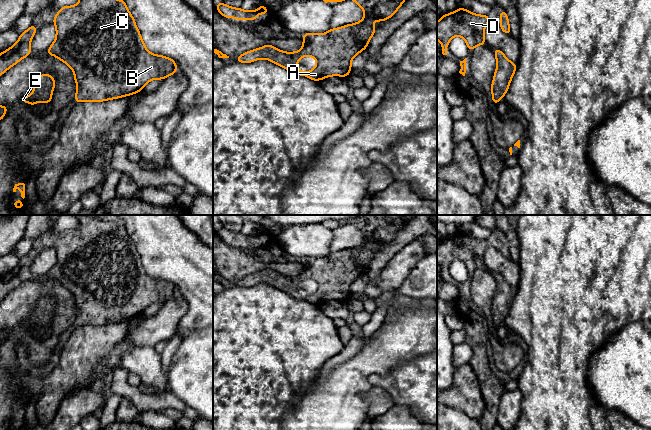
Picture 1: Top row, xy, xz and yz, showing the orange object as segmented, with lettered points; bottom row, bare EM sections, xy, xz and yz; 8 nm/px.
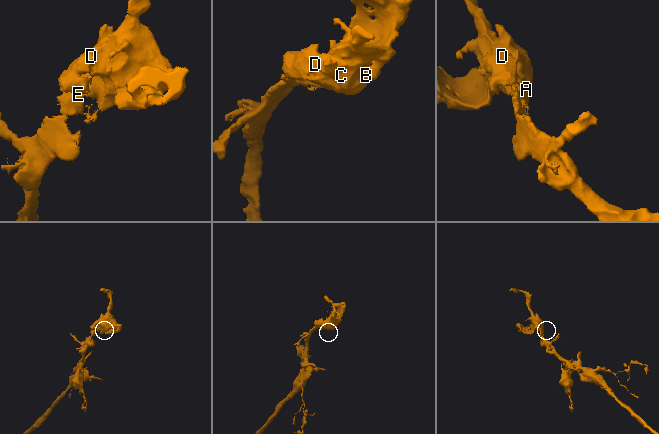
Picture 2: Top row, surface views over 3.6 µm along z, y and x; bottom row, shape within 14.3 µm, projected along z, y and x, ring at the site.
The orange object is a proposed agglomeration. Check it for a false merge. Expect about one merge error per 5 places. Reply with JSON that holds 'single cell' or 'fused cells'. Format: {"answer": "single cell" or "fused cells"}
{"answer": "single cell"}

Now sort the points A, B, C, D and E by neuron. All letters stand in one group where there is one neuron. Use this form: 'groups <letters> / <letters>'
groups A B C D E

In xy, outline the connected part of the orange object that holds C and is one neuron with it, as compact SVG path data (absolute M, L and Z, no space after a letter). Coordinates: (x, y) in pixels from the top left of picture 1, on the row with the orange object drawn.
M79 0L77 5L61 7L53 19L53 24L56 27L56 39L46 54L57 57L73 70L77 84L74 98L76 104L129 96L142 91L148 82L154 79L163 80L178 70L173 59L152 54L147 50L125 0Z

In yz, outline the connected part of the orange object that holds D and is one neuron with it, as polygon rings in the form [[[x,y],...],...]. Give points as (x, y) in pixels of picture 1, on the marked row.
[[[461,7],[442,15],[437,22],[437,39],[441,42],[442,54],[447,55],[448,43],[455,36],[466,41],[470,52],[477,45],[486,45],[484,31],[489,22],[489,15],[477,15]]]

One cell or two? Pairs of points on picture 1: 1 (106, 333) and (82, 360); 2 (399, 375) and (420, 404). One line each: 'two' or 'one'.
1: one
2: one

